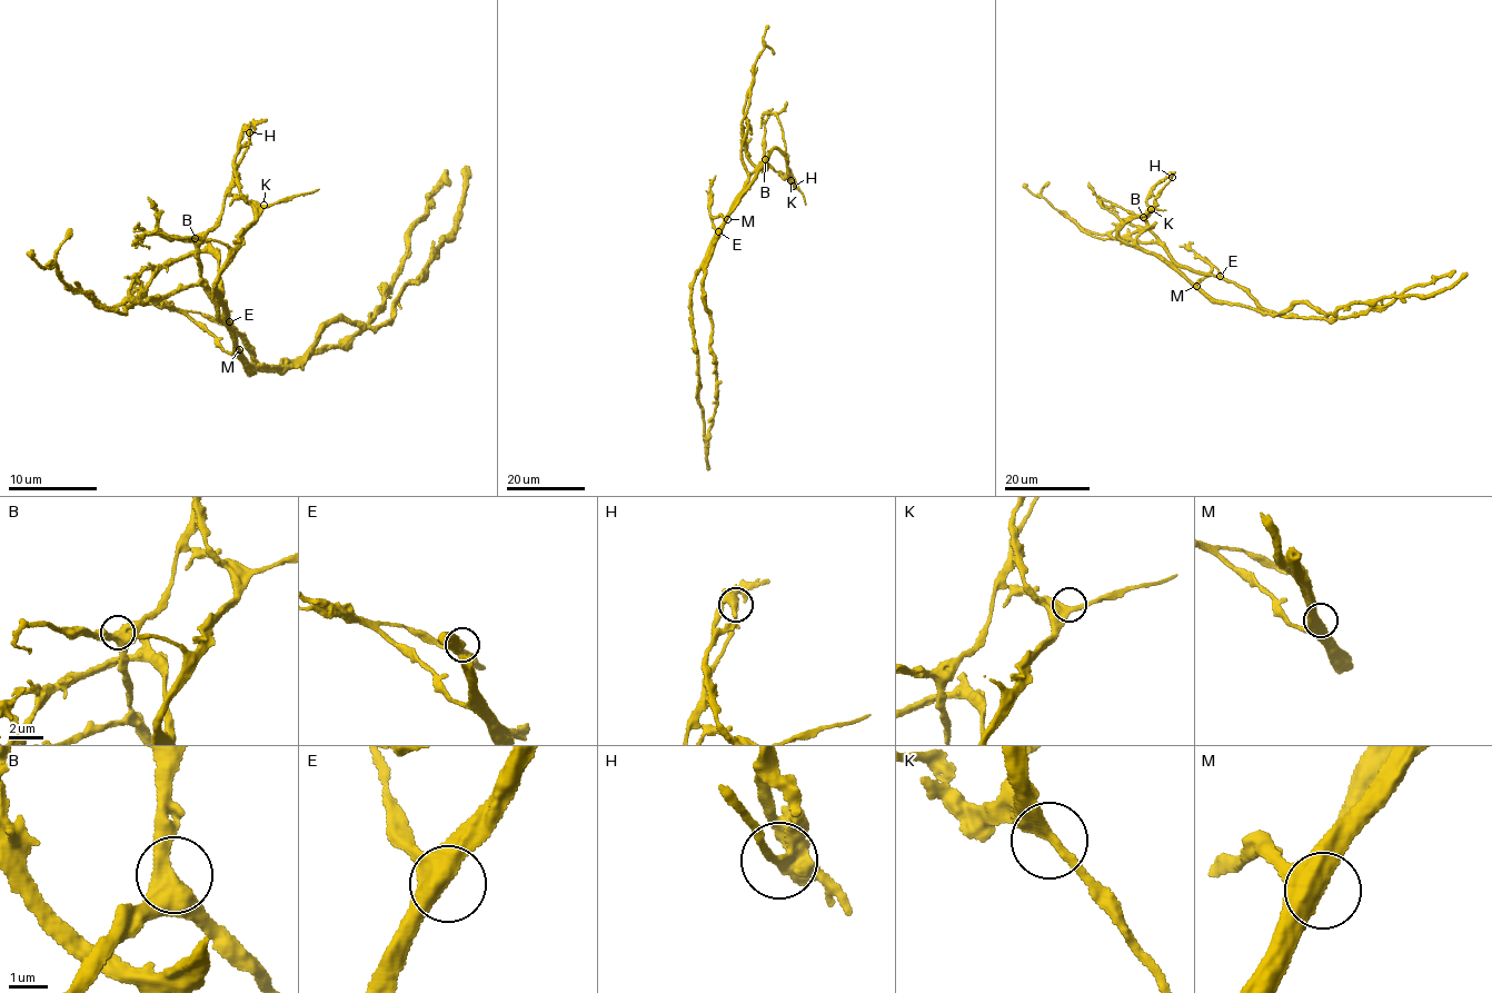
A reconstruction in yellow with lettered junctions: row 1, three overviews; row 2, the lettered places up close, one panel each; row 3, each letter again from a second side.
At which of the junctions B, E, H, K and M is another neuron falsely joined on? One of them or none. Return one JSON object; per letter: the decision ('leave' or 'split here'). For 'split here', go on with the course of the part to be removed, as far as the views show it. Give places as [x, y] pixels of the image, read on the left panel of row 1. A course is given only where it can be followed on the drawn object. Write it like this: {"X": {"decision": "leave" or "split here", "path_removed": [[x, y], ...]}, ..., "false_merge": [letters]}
{"B": {"decision": "leave"}, "E": {"decision": "leave"}, "H": {"decision": "split here", "path_removed": [[249, 132], [198, 261], [217, 315], [258, 365], [332, 348], [375, 319], [447, 170]]}, "K": {"decision": "leave"}, "M": {"decision": "leave"}, "false_merge": ["H"]}

